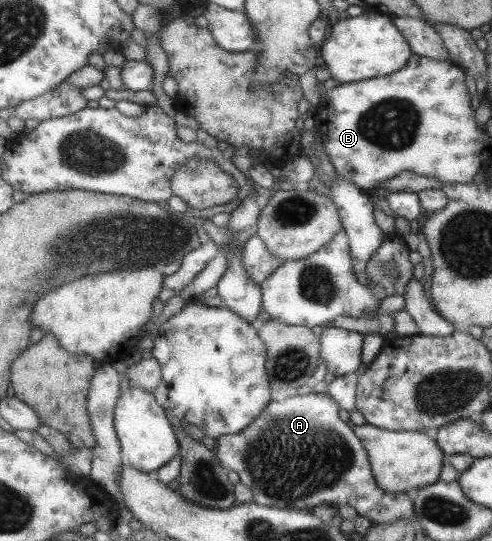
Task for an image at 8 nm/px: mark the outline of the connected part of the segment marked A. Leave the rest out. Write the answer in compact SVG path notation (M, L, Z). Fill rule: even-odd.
M309 392L309 394L303 394L303 396L299 396L299 394L295 394L295 396L291 396L291 398L285 398L283 400L271 400L261 412L259 412L259 416L247 426L247 428L243 428L241 432L237 432L237 434L225 434L223 436L219 436L217 438L217 445L213 449L215 452L215 457L219 459L219 463L227 468L229 471L234 471L238 474L241 484L245 484L251 488L251 492L253 492L253 498L257 504L266 507L275 507L275 508L284 508L284 509L297 509L297 510L312 510L315 506L319 506L323 503L329 503L333 505L342 506L344 504L349 504L357 510L359 515L362 515L372 522L375 523L394 523L401 519L416 519L415 517L415 504L413 504L413 497L409 493L389 493L379 485L377 485L377 481L375 481L375 477L373 477L373 471L371 470L371 463L369 462L369 453L365 452L365 447L363 447L363 443L361 443L361 439L357 437L354 433L353 425L350 422L345 422L339 416L339 411L341 406L337 404L337 401L329 394L329 393L319 393L319 392Z

